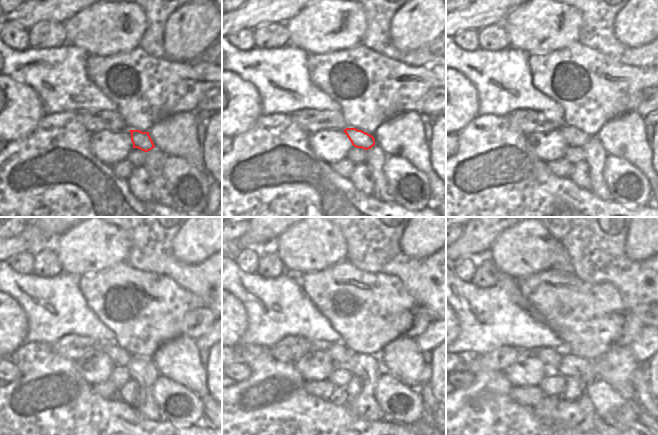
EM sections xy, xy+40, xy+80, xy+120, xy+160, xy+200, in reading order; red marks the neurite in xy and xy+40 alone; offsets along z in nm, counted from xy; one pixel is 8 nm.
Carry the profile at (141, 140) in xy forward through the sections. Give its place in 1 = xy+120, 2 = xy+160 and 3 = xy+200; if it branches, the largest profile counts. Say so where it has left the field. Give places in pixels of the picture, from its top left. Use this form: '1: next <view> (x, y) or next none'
1: next xy+120 (119, 357)
2: next xy+160 (339, 353)
3: next xy+200 (550, 357)

